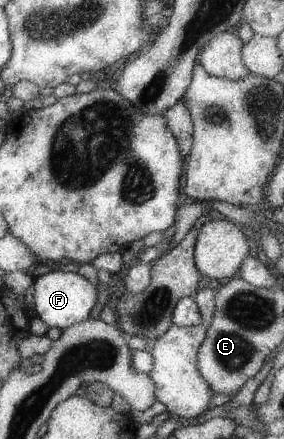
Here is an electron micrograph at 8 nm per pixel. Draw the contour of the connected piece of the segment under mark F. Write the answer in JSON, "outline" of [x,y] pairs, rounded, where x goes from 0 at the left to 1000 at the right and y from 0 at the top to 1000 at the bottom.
{"outline":[[[173,617],[130,629],[113,642],[120,711],[169,747],[225,752],[246,740],[303,729],[342,681],[335,651],[271,620]]]}

